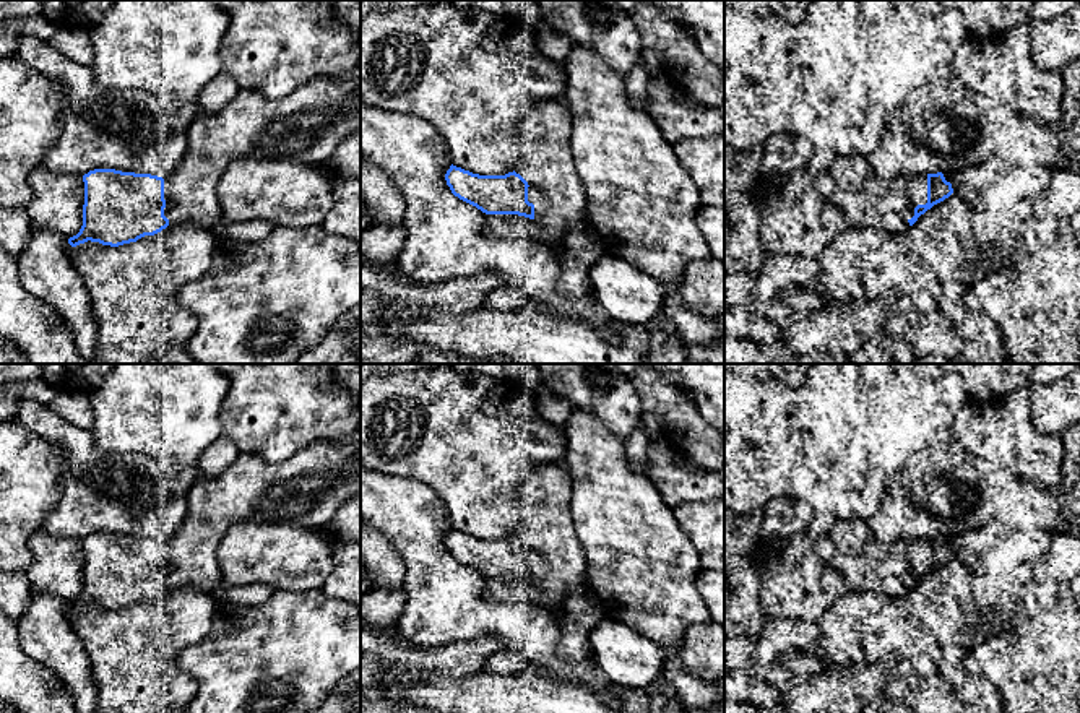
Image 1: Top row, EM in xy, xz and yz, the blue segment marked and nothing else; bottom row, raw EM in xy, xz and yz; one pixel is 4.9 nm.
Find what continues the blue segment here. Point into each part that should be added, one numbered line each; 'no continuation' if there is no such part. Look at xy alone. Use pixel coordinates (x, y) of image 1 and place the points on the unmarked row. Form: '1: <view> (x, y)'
1: xy (307, 489)

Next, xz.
1: xz (546, 527)

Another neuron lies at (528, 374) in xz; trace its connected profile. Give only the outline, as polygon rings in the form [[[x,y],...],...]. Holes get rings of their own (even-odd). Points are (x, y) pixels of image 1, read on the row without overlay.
[[[448,364],[458,372],[479,372],[494,378],[518,380],[526,387],[534,387],[541,382],[538,364]]]

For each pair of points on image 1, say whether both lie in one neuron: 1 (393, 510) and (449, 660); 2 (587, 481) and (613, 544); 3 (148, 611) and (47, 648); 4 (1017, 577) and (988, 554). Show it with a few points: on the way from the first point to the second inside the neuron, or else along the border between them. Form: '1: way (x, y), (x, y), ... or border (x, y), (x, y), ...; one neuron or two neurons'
1: border (481, 635), (436, 647), (410, 643); two neurons
2: way (603, 497), (613, 507), (613, 528); one neuron
3: border (67, 606), (69, 624), (85, 650), (91, 673); two neurons
4: border (1032, 564), (1019, 564), (1007, 575); two neurons

